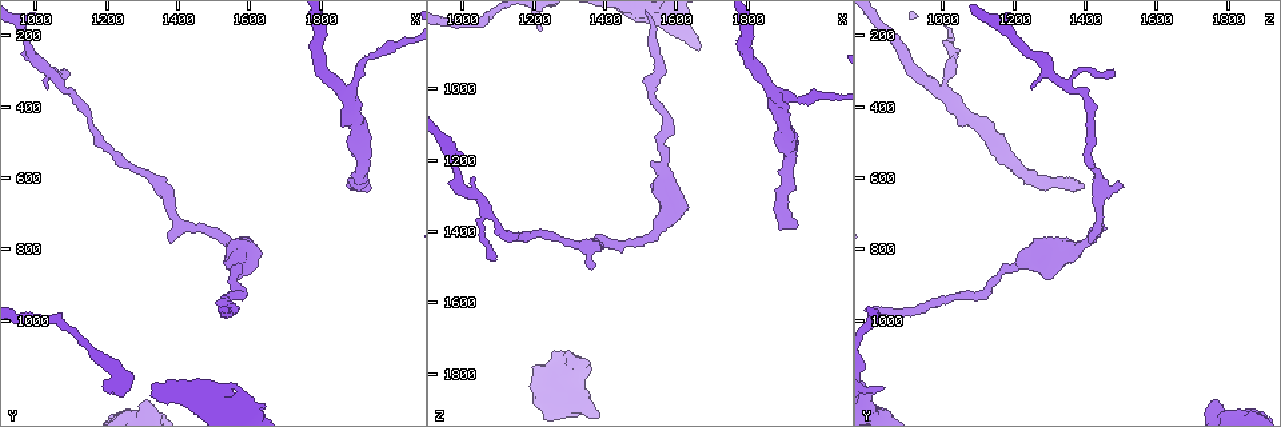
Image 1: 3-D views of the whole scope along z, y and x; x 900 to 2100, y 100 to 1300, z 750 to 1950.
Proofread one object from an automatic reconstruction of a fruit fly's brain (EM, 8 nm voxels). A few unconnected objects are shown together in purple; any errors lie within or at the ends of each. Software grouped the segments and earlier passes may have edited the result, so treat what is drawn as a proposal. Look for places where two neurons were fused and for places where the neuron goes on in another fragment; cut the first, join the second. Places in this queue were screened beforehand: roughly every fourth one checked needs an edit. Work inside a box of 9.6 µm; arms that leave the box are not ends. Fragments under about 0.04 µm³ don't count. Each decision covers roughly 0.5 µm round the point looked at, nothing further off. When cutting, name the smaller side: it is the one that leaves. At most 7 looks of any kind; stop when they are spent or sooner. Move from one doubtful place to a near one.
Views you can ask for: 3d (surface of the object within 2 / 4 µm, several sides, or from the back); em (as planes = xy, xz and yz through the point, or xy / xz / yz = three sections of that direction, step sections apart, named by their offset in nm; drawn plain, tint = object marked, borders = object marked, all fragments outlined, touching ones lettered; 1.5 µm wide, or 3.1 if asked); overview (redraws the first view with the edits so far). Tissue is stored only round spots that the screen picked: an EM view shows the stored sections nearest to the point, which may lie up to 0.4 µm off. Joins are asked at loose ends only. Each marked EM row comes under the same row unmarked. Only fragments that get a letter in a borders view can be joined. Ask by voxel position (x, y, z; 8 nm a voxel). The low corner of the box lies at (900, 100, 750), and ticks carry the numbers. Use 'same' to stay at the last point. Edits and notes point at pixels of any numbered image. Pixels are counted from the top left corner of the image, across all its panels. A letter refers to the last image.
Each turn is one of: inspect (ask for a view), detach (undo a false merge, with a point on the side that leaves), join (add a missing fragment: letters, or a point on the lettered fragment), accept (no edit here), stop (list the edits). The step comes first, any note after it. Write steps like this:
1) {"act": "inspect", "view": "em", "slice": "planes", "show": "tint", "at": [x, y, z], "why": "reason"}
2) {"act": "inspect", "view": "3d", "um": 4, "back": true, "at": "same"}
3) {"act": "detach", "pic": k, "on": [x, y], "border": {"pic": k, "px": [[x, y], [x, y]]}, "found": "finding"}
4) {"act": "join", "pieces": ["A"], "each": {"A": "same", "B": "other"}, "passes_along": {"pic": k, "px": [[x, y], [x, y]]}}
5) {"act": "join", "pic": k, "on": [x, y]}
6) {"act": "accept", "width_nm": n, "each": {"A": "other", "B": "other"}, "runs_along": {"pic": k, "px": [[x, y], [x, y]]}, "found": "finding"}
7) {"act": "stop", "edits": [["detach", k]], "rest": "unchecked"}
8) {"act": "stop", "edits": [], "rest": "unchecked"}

{"act": "inspect", "view": "3d", "um": 4, "at": [1570, 830, 1220], "why": "sudden change in width"}

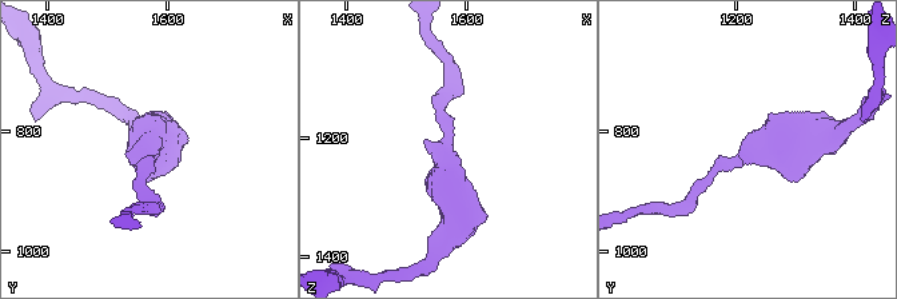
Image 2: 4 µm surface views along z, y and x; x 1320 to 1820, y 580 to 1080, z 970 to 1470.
{"act": "inspect", "view": "em", "slice": "planes", "show": "borders", "at": [1565, 835, 1225]}

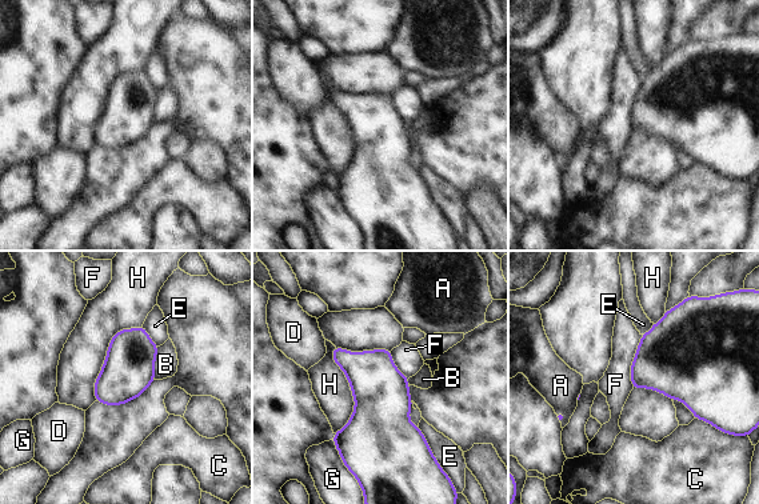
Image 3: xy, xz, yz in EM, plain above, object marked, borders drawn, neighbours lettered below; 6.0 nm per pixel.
{"act": "accept", "each": {"A": "other", "B": "other", "C": "other", "D": "other", "E": "other", "F": "other", "G": "other", "H": "other"}, "border": {"pic": 3, "px": [[642, 335], [631, 366], [632, 388]]}, "found": "all the same neuron"}

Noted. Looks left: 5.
{"act": "inspect", "view": "em", "slice": "planes", "show": "borders", "at": [1940, 630, 1380]}

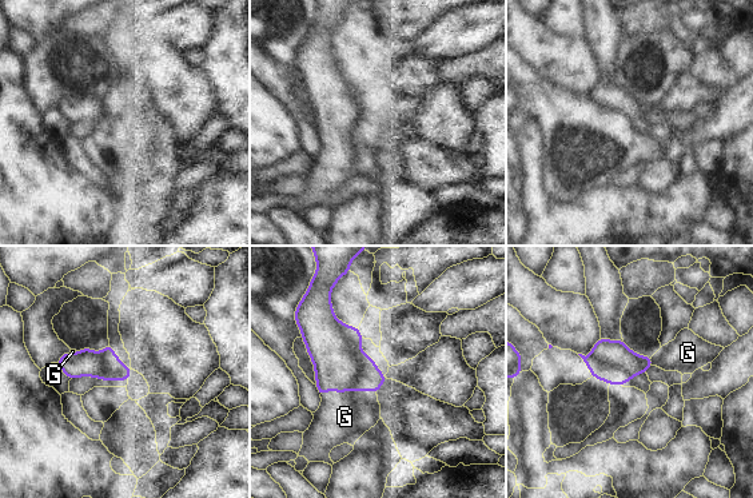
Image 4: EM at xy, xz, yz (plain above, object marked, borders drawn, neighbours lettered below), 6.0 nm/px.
{"act": "join", "pieces": ["G"], "each": {"G": "same"}, "found": "it goes on there"}

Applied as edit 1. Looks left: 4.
{"act": "inspect", "view": "3d", "um": 4, "back": true, "at": [1230, 1190, 840], "why": "free end"}

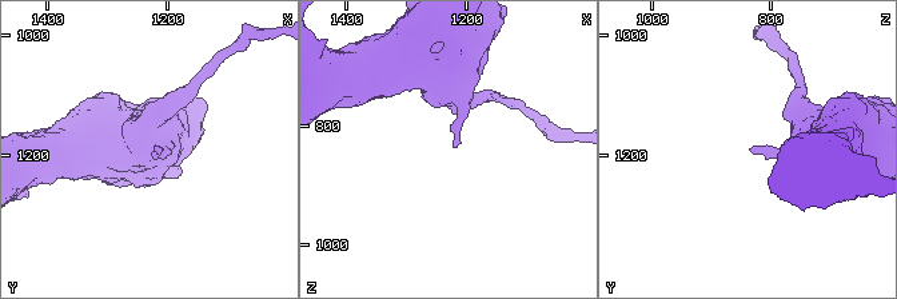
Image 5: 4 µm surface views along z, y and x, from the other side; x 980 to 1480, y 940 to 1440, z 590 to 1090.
{"act": "inspect", "view": "em", "slice": "xy", "step": 4, "show": "tint", "at": [1220, 1190, 835], "why": "shape alone is not enough"}

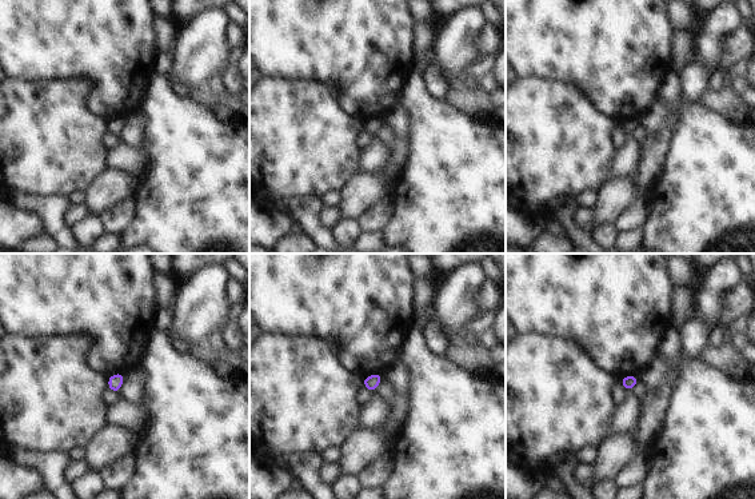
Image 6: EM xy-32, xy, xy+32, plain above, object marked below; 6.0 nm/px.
{"act": "inspect", "view": "em", "slice": "planes", "show": "borders", "at": "same", "why": "cut it another way"}

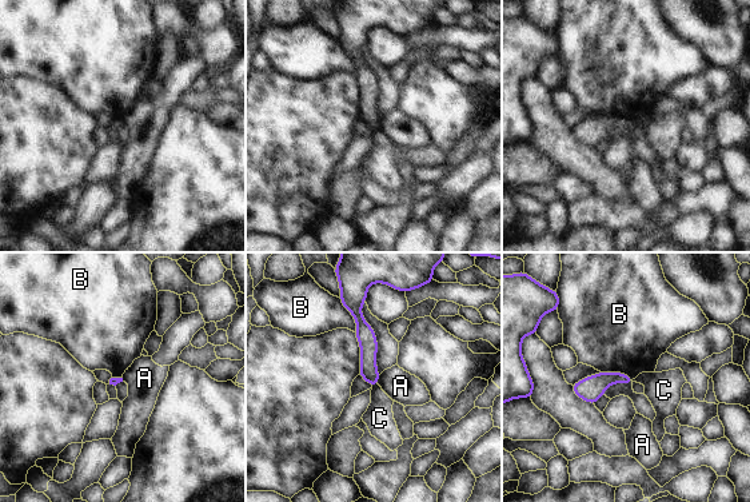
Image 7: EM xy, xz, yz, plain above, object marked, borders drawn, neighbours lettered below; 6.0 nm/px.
{"act": "accept", "longest_contact_nm": ["B", 220], "each": {"A": "other", "B": "other", "C": "other"}, "found": "no lettered fragment goes on from it"}

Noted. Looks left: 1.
{"act": "stop", "edits": [["join", 4]], "rest": "unchecked"}

